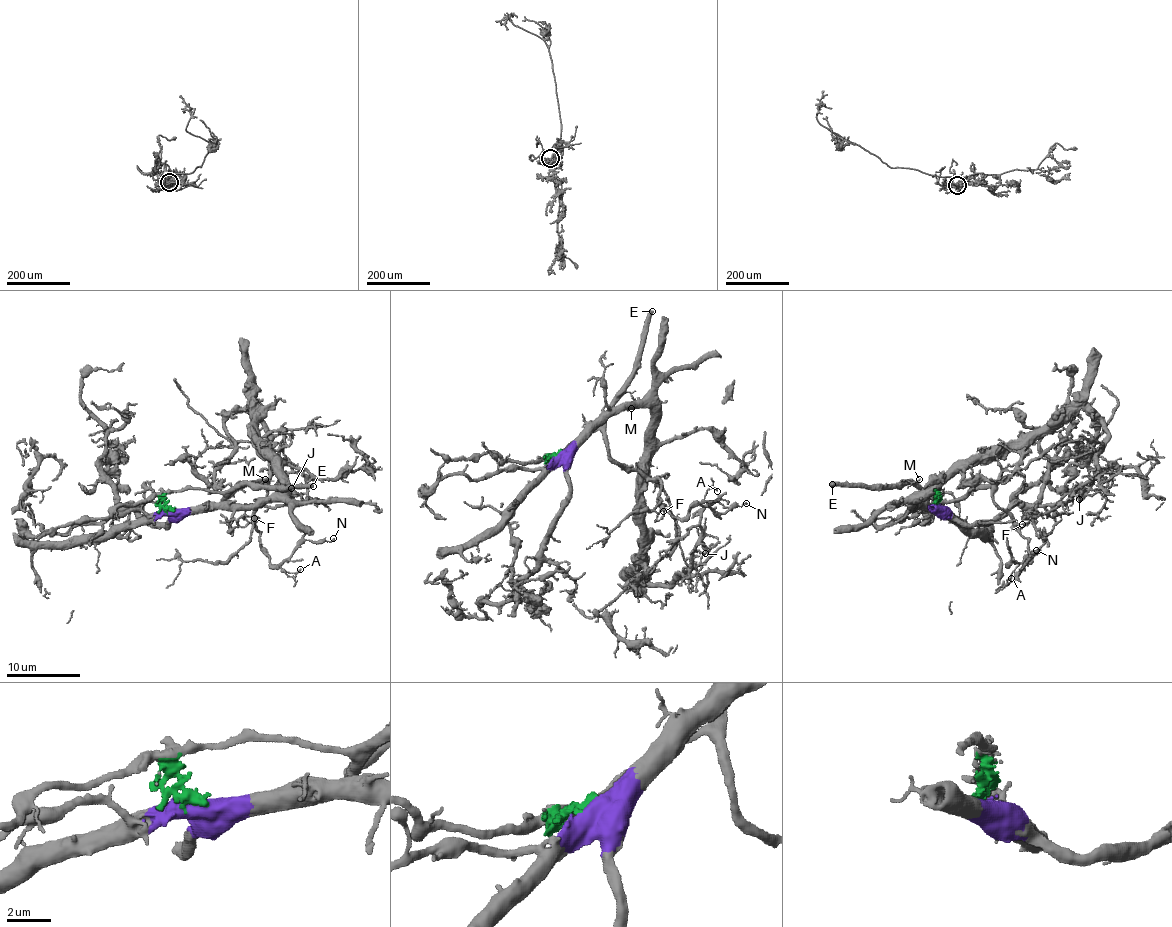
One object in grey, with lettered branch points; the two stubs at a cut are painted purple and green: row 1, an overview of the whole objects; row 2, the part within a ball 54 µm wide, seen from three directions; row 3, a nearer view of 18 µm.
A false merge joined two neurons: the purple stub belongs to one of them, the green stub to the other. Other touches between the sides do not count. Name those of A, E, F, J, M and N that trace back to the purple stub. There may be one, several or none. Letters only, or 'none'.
J

